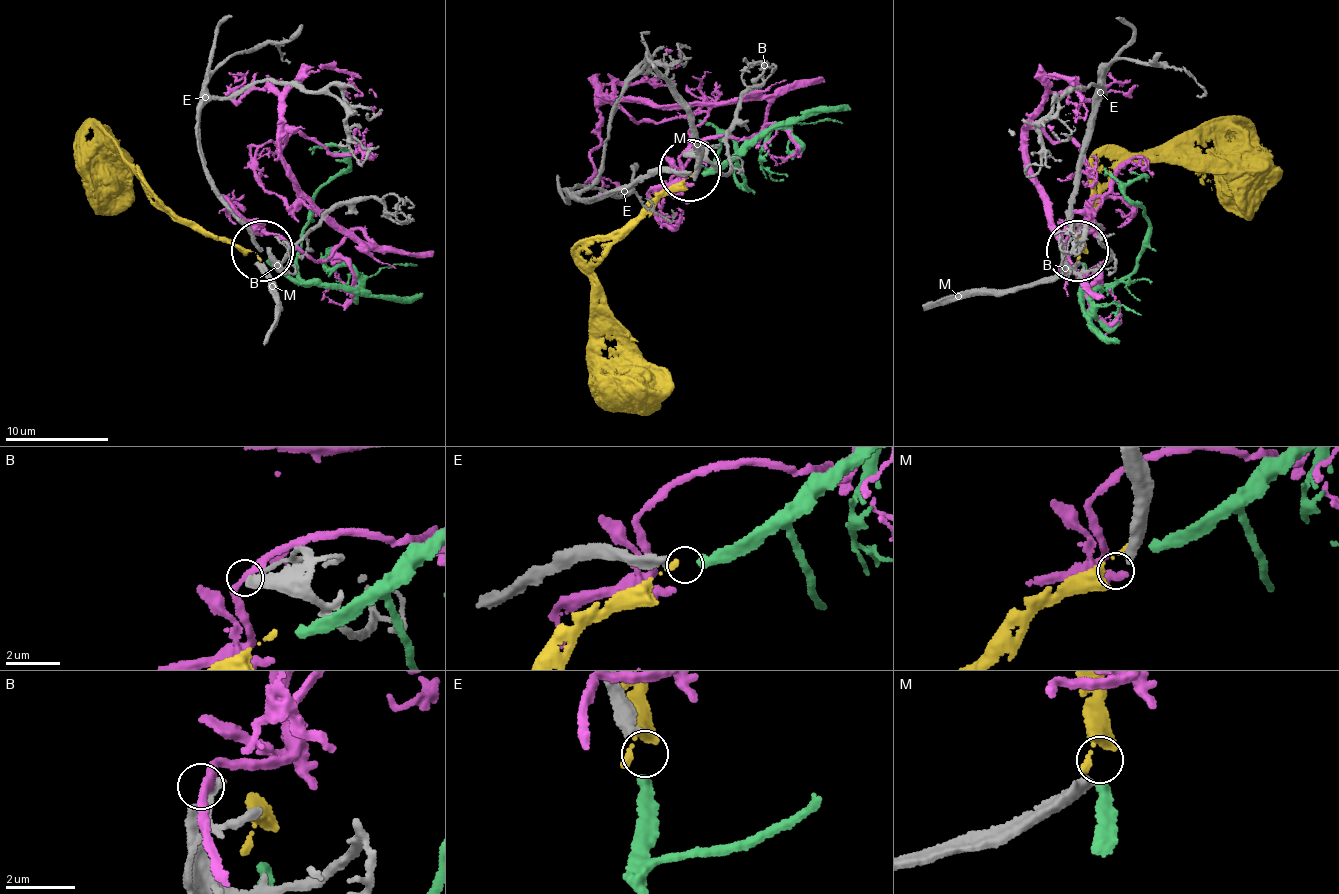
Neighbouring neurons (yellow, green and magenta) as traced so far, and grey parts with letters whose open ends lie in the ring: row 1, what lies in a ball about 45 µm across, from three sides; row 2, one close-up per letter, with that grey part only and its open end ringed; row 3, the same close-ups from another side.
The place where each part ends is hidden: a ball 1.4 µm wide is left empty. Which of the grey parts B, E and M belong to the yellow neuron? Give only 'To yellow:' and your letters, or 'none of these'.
To yellow: M

